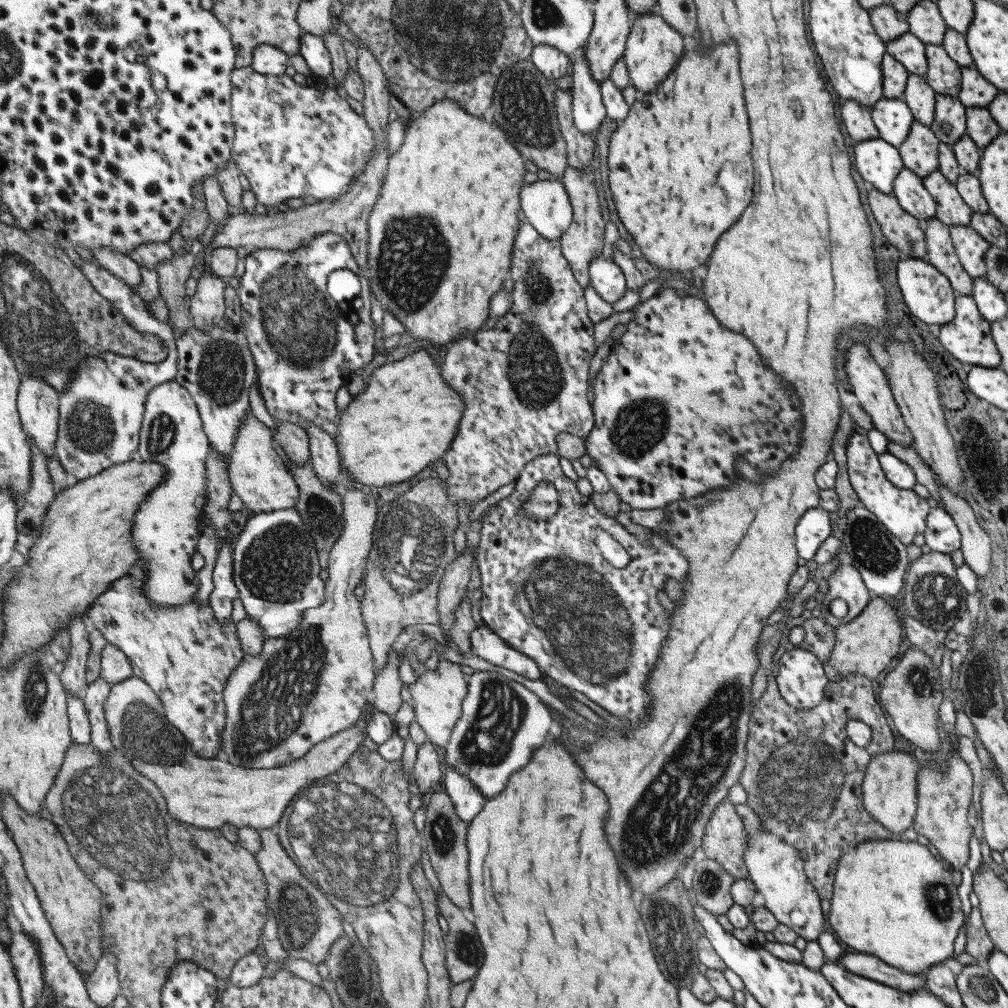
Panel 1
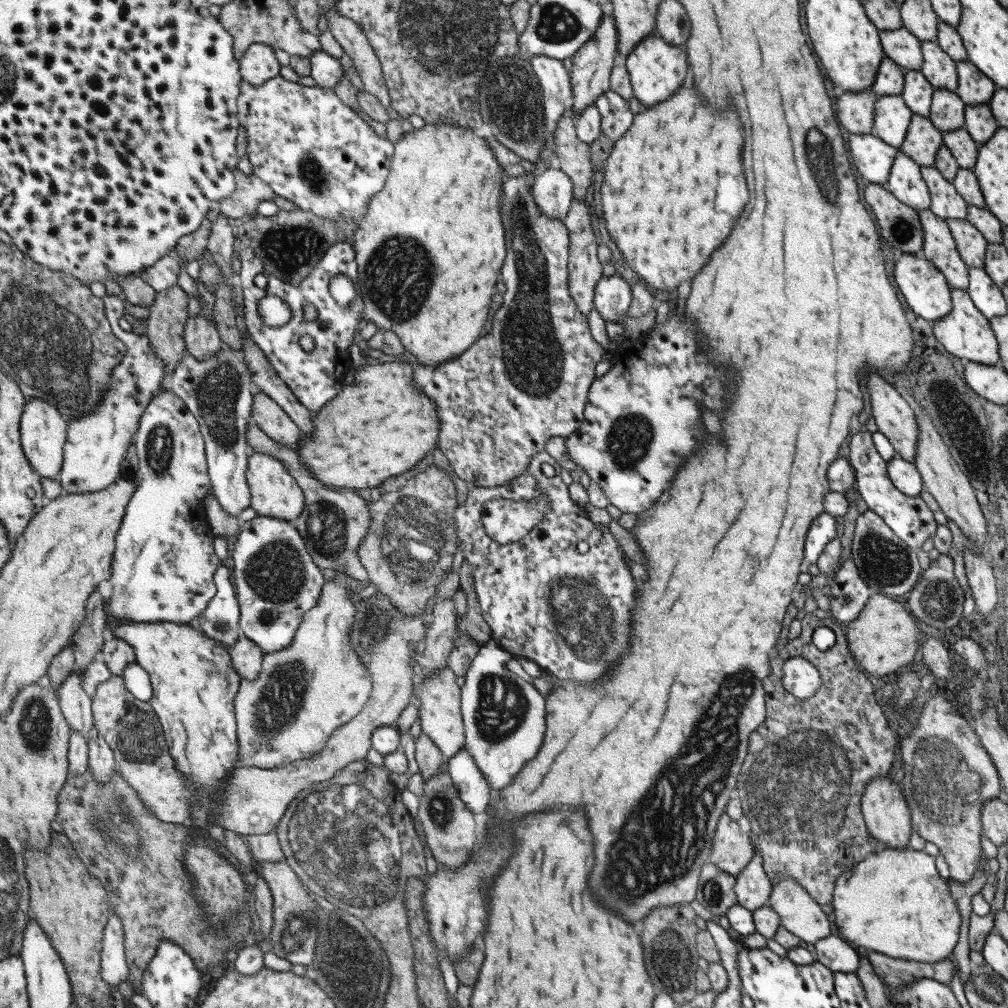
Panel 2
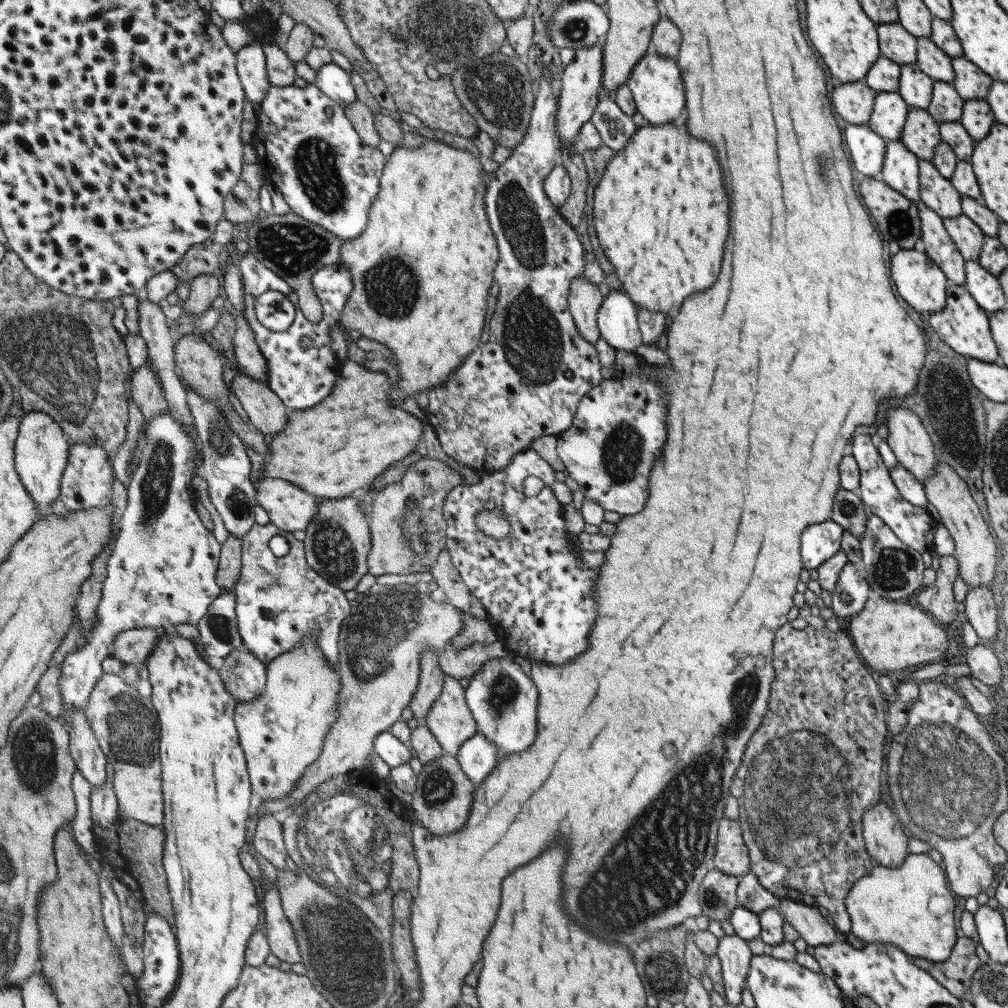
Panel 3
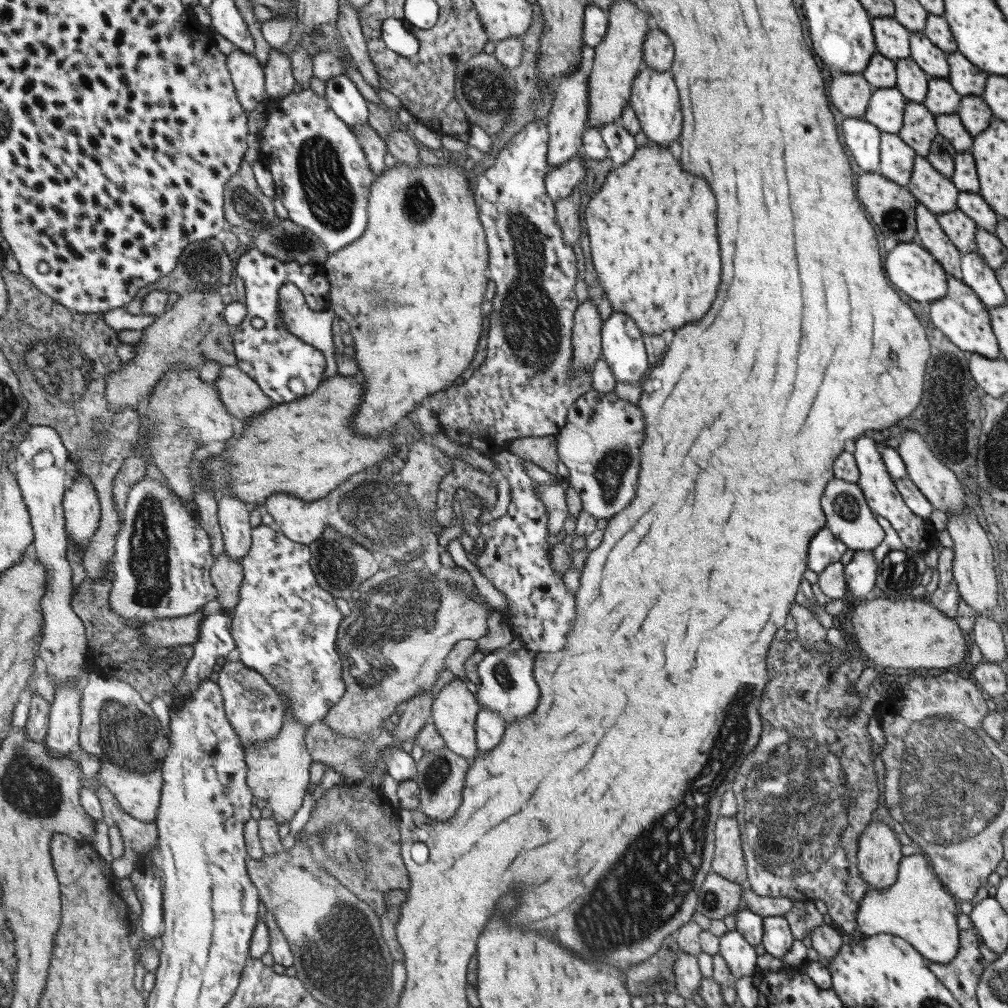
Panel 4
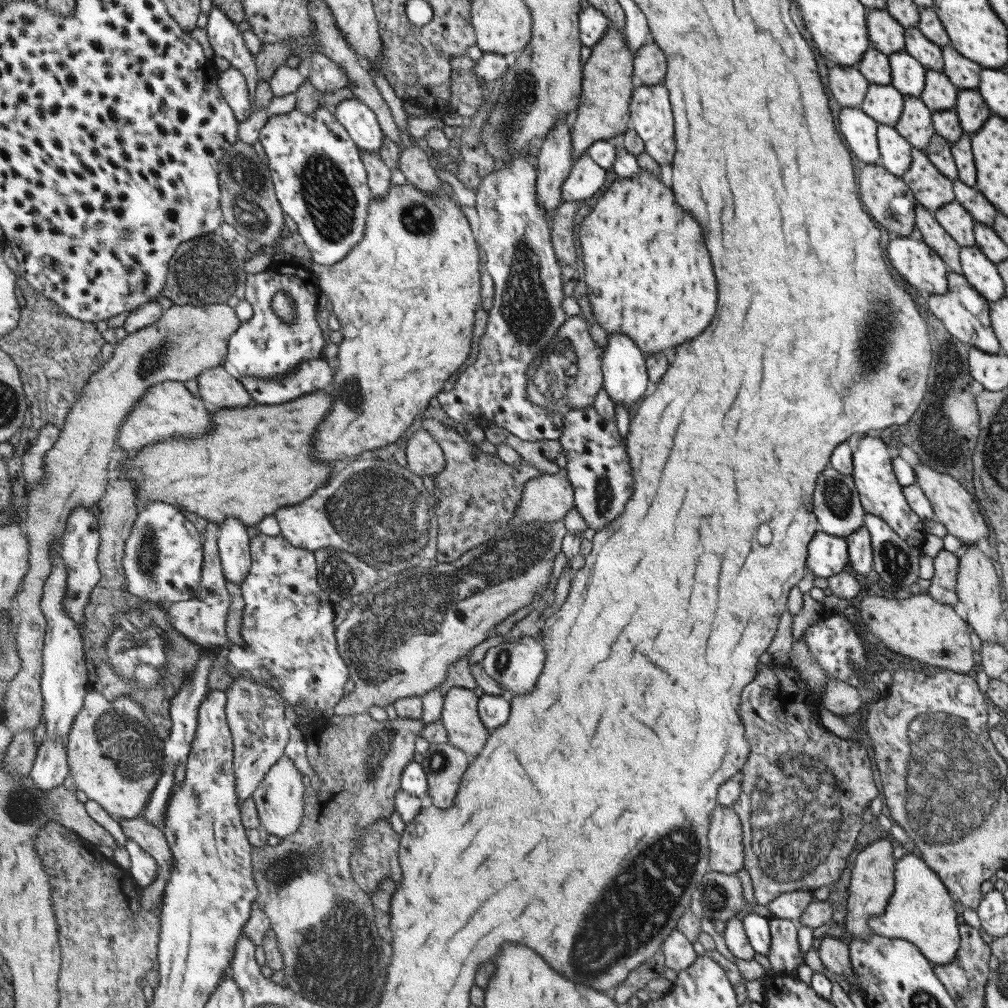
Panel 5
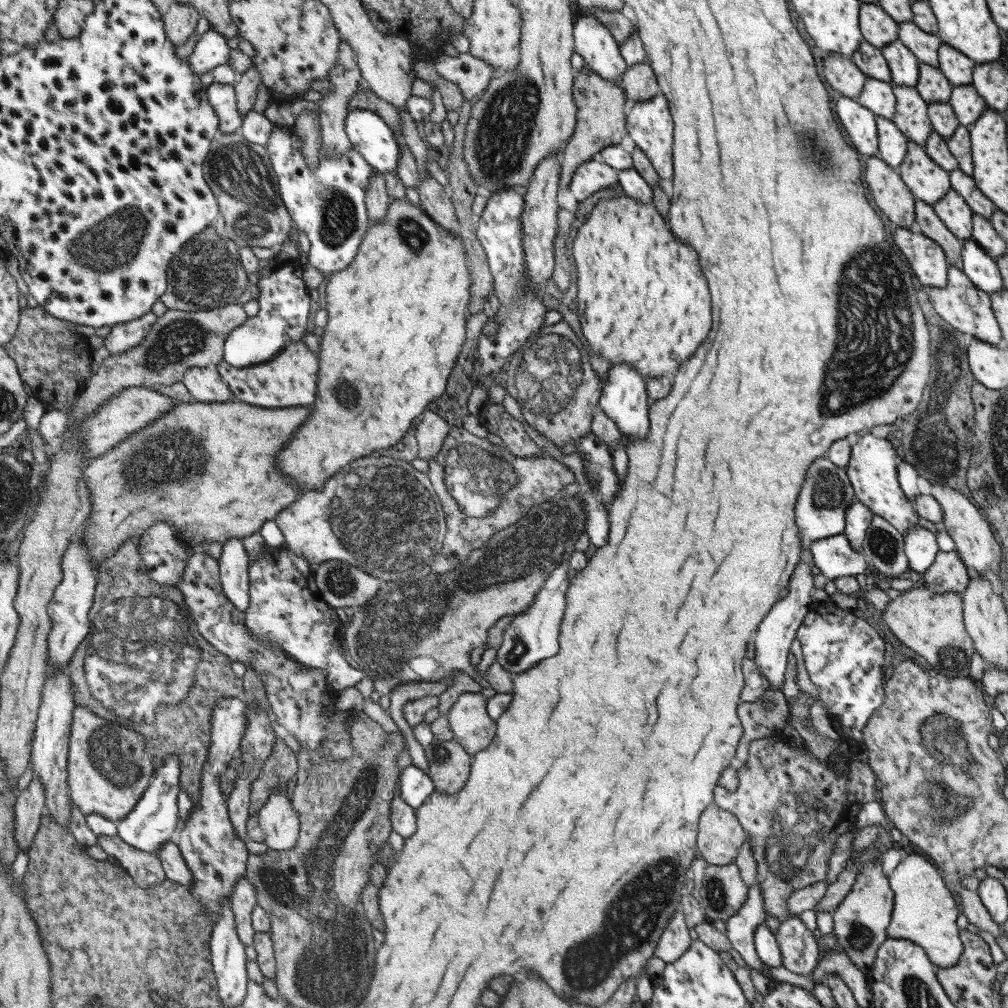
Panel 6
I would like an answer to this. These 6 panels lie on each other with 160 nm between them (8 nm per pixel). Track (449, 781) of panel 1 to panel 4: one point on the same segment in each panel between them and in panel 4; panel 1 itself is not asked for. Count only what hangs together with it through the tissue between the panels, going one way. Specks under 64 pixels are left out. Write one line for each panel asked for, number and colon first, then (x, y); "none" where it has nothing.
2: (473, 790)
3: (476, 756)
4: (488, 728)

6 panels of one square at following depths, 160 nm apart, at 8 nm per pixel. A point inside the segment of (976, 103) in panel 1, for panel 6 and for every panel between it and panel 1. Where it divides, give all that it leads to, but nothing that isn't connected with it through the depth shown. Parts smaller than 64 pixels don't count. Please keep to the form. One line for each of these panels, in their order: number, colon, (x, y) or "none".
2: (973, 87)
3: (969, 82)
4: (966, 79)
5: (961, 72)
6: (956, 67)

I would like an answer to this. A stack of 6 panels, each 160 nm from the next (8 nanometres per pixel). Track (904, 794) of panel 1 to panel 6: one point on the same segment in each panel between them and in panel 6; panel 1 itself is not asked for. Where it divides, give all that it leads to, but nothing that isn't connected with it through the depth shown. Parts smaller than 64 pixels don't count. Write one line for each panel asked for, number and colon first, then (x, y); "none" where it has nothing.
2: (884, 810)
3: (886, 845)
4: (878, 852)
5: (871, 884)
6: (859, 922)

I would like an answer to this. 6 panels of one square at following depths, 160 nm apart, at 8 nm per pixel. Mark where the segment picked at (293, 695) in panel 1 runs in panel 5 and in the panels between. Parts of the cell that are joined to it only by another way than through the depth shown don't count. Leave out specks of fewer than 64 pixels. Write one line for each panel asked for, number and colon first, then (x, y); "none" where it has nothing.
2: (304, 693)
3: (283, 731)
4: (279, 771)
5: (280, 797)

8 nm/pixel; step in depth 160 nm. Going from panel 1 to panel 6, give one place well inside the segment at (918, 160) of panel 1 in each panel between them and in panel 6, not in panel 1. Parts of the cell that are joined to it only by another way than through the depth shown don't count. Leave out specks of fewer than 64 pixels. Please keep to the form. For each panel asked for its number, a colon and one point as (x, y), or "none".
2: (921, 141)
3: (920, 134)
4: (918, 129)
5: (914, 124)
6: (910, 117)

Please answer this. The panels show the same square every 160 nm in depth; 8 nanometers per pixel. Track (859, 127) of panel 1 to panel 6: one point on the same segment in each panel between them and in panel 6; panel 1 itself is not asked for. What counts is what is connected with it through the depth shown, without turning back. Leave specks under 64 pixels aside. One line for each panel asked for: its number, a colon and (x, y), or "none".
2: (854, 110)
3: (852, 101)
4: (849, 92)
5: (847, 85)
6: (840, 73)

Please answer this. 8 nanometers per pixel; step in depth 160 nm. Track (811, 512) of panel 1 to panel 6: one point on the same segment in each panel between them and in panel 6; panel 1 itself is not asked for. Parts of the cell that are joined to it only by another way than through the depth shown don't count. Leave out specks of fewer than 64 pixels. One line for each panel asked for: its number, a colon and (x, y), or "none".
2: (824, 528)
3: (818, 542)
4: (823, 548)
5: (826, 555)
6: (834, 556)

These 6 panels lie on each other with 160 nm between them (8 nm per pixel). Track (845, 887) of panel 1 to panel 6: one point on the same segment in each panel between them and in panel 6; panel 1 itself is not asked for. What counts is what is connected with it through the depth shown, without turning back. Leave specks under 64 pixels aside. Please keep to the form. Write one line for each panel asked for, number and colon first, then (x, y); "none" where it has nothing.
2: (894, 902)
3: (910, 906)
4: (917, 908)
5: (920, 911)
6: (924, 911)

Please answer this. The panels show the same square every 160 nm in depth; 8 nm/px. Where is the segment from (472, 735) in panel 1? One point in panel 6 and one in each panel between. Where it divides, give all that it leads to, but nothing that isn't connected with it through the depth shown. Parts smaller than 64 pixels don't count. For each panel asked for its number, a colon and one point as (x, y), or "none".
2: (503, 717)
3: (502, 700)
4: (506, 685)
5: (515, 668)
6: (532, 635)

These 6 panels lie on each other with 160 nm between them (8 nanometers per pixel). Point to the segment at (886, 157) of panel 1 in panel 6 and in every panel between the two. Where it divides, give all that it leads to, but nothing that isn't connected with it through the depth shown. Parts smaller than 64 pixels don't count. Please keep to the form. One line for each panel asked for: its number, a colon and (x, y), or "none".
2: (872, 158)
3: (866, 150)
4: (861, 138)
5: (858, 131)
6: (859, 124)

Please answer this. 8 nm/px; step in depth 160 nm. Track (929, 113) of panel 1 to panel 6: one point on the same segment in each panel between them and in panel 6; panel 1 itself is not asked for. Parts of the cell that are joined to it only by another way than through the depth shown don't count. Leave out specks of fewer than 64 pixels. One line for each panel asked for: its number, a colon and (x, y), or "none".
2: (916, 92)
3: (915, 88)
4: (911, 81)
5: (907, 76)
6: (903, 66)

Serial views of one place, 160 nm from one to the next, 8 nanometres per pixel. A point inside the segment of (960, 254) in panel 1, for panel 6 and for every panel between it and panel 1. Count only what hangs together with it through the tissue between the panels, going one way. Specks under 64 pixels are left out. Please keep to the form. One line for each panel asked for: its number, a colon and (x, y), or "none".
2: (970, 244)
3: (965, 234)
4: (960, 229)
5: (952, 217)
6: (951, 210)

